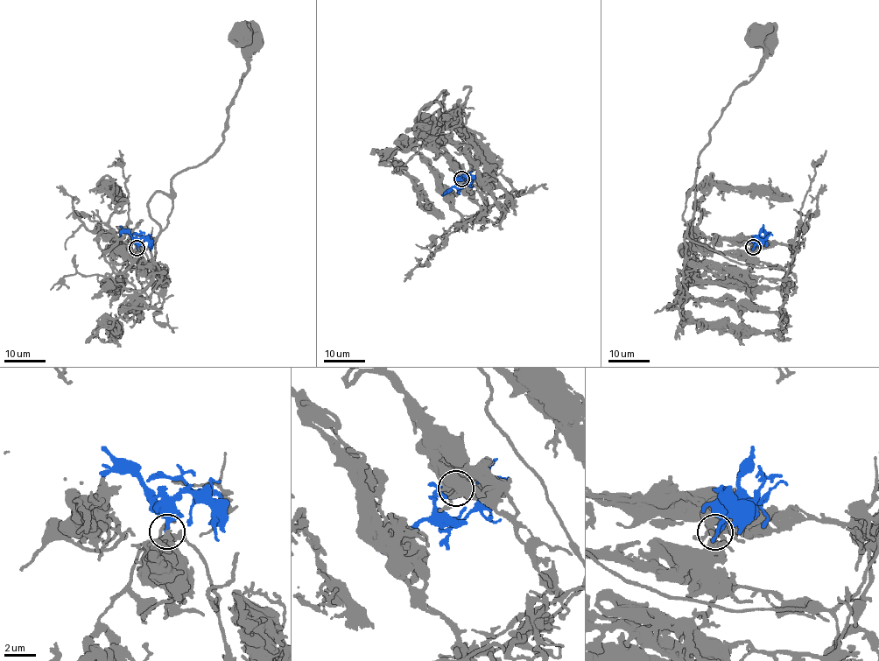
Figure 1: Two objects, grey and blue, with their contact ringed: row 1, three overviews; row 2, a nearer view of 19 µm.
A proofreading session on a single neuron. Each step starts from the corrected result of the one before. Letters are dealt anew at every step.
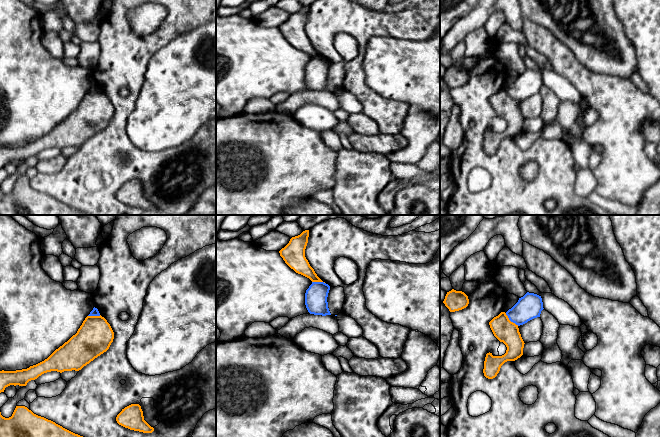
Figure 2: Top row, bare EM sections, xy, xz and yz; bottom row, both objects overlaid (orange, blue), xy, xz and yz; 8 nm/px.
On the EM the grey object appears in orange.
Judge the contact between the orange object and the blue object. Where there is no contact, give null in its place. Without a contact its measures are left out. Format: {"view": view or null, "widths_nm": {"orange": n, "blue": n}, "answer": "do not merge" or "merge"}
{"view": "yz", "widths_nm": {"orange": 180, "blue": 200}, "answer": "do not merge"}

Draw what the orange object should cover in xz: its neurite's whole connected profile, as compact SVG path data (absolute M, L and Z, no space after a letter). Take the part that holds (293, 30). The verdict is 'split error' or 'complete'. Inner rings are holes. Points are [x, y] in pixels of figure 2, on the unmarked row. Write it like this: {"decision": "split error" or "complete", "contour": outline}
{"decision": "complete", "contour": "M305 6L300 11L292 13L289 19L279 29L285 39L296 49L309 54L312 58L323 58L305 33L308 13L309 6Z"}

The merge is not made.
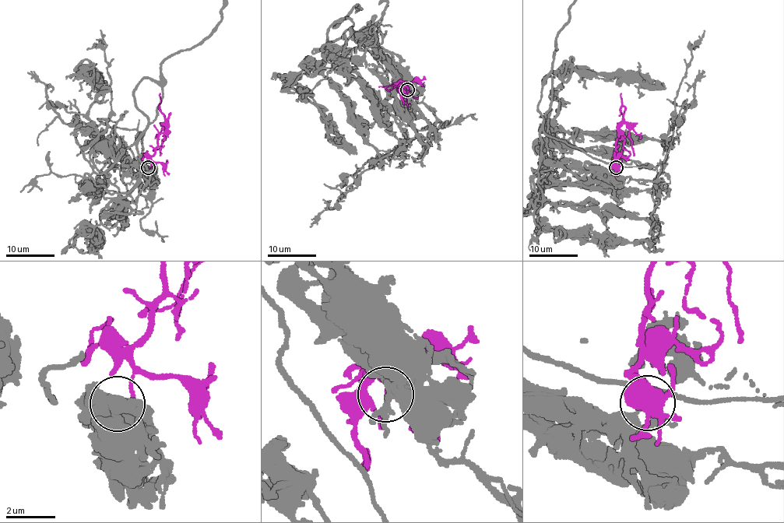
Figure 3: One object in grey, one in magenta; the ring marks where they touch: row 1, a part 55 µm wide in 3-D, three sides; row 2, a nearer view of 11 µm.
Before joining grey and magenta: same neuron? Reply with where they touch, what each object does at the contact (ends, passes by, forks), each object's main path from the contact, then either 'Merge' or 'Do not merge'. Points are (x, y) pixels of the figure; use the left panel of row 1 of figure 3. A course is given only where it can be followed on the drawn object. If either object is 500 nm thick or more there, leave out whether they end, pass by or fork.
Place: (148, 167). At the ring grey forks. At the ring magenta ends. Course of grey: (149, 168), (139, 165), (138, 139), (156, 118), (162, 63), (218, 25). Course of magenta: (149, 168), (157, 139), (166, 129), (166, 123), (165, 138), (160, 145), (159, 156). Do not merge

